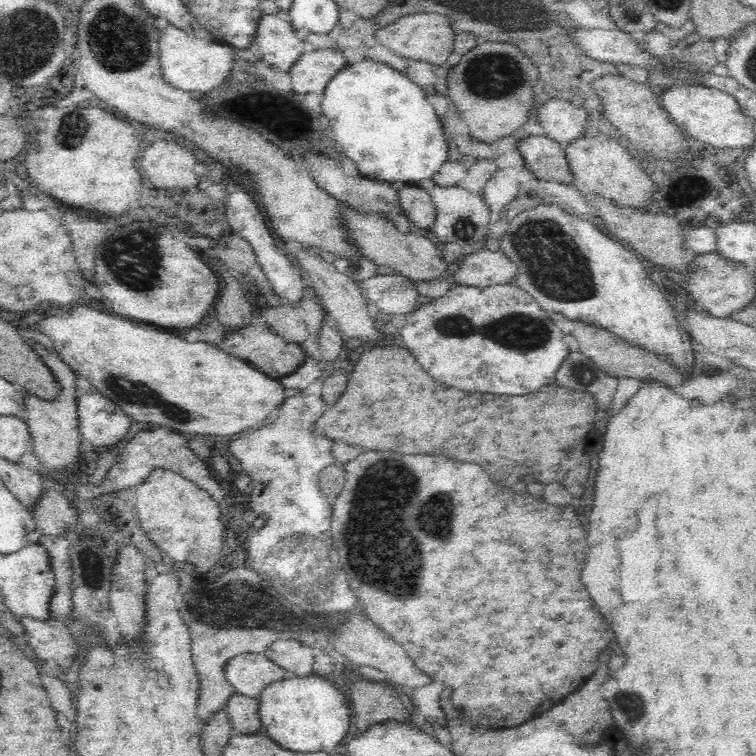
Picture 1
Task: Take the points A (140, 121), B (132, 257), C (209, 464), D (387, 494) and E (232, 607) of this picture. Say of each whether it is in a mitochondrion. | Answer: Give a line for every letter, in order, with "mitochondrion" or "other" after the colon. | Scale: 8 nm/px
A: other
B: mitochondrion
C: other
D: mitochondrion
E: mitochondrion

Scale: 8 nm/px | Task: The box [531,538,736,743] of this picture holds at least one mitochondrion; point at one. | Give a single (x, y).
(626, 705)

